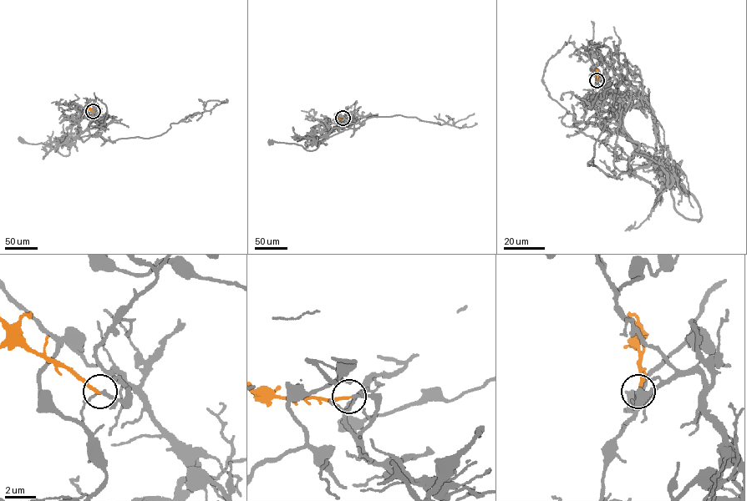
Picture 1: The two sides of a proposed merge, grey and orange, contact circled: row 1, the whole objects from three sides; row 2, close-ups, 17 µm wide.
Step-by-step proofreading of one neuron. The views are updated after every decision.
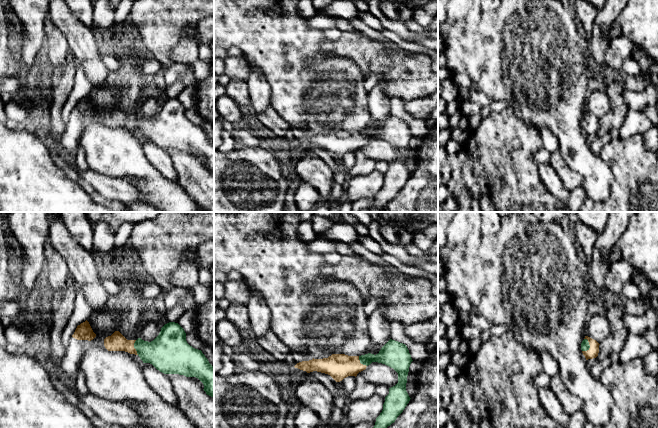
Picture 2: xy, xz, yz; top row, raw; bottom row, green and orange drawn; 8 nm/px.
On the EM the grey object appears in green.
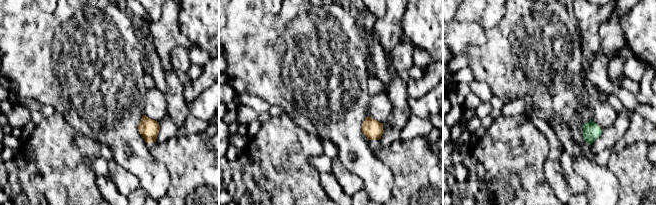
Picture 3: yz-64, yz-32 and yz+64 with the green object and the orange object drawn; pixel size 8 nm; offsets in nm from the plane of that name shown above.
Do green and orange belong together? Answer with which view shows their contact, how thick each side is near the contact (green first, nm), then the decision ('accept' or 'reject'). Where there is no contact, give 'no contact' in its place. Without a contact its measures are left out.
yz | 70/90 nm | accept

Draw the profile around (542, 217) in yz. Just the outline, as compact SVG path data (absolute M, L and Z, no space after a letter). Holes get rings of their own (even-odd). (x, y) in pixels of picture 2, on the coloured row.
M532 212L540 224L559 222L565 212Z

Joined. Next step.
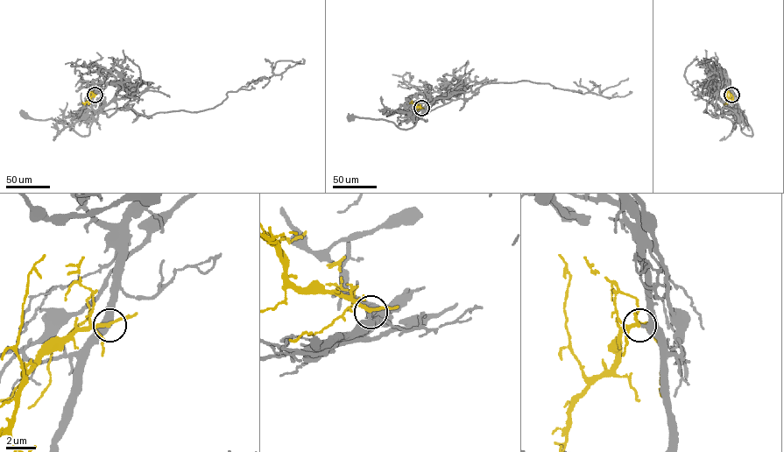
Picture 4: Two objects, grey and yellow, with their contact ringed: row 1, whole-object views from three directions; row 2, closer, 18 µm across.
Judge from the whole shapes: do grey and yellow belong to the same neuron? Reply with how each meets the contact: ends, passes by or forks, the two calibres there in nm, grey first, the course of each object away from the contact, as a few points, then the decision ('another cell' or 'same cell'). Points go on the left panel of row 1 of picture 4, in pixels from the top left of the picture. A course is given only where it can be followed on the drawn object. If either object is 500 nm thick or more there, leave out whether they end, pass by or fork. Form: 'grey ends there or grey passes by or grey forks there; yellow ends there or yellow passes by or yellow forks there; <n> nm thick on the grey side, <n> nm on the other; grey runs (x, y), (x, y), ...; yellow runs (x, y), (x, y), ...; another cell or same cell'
grey passes by; yellow passes by; 360 nm thick on the grey side, 200 nm on the other; grey runs (95, 95), (91, 102), (95, 115), (87, 136), (79, 135), (66, 123), (24, 116); yellow runs (95, 95), (82, 102); same cell

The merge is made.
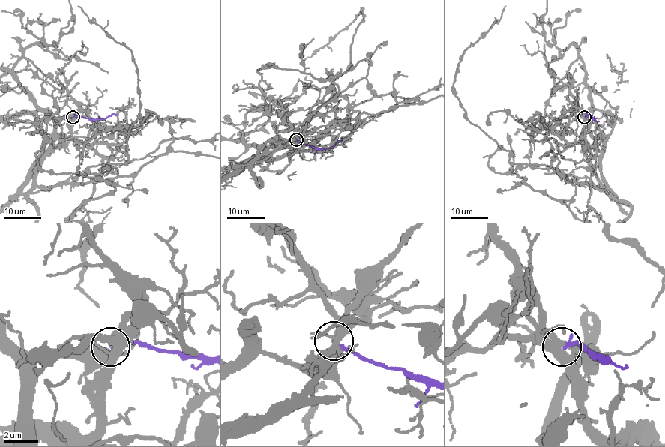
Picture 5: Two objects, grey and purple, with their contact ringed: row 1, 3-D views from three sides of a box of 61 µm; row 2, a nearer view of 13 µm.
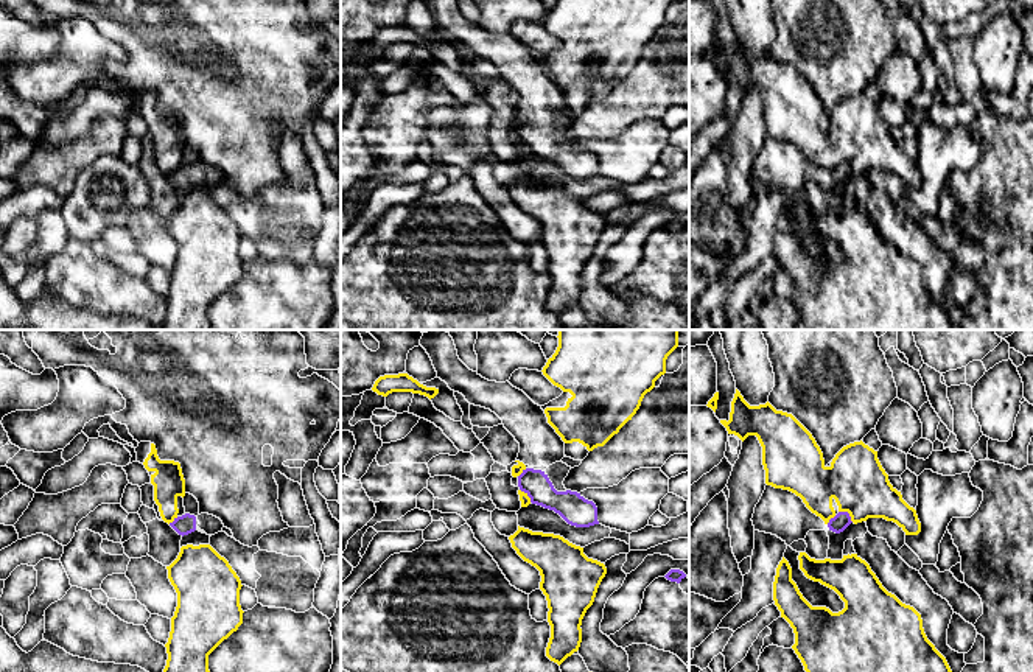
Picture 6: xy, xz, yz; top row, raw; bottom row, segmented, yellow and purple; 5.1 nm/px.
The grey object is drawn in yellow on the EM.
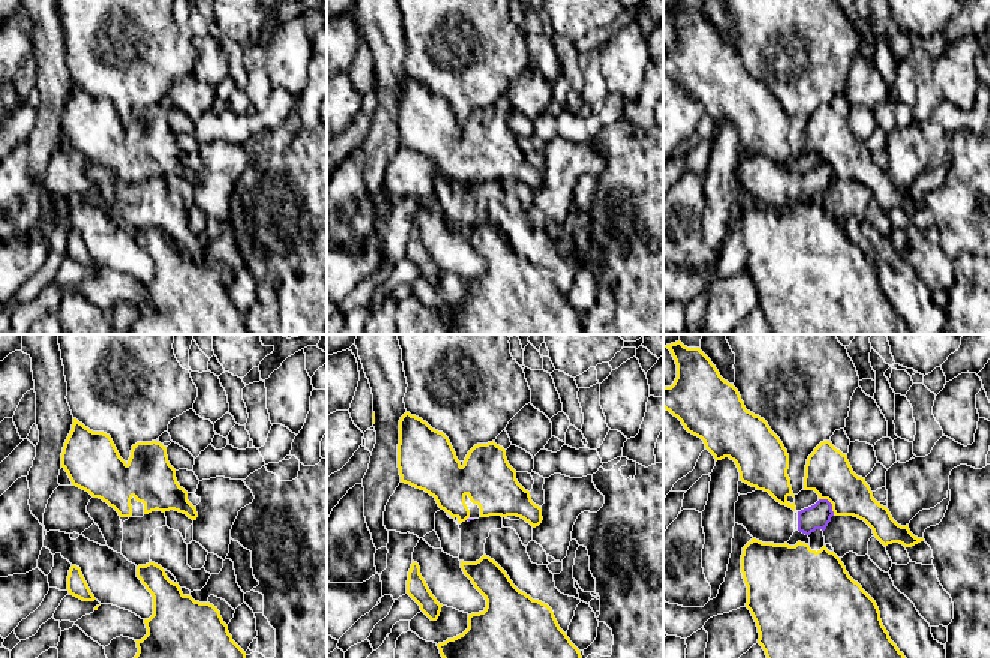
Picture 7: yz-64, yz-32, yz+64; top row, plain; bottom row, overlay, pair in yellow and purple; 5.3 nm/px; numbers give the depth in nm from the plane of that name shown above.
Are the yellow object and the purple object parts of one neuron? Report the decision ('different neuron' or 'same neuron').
different neuron

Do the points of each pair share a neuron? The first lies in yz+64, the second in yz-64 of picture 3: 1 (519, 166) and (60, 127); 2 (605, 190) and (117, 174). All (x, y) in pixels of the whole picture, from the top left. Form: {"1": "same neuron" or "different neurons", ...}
{"1": "same neuron", "2": "different neurons"}

